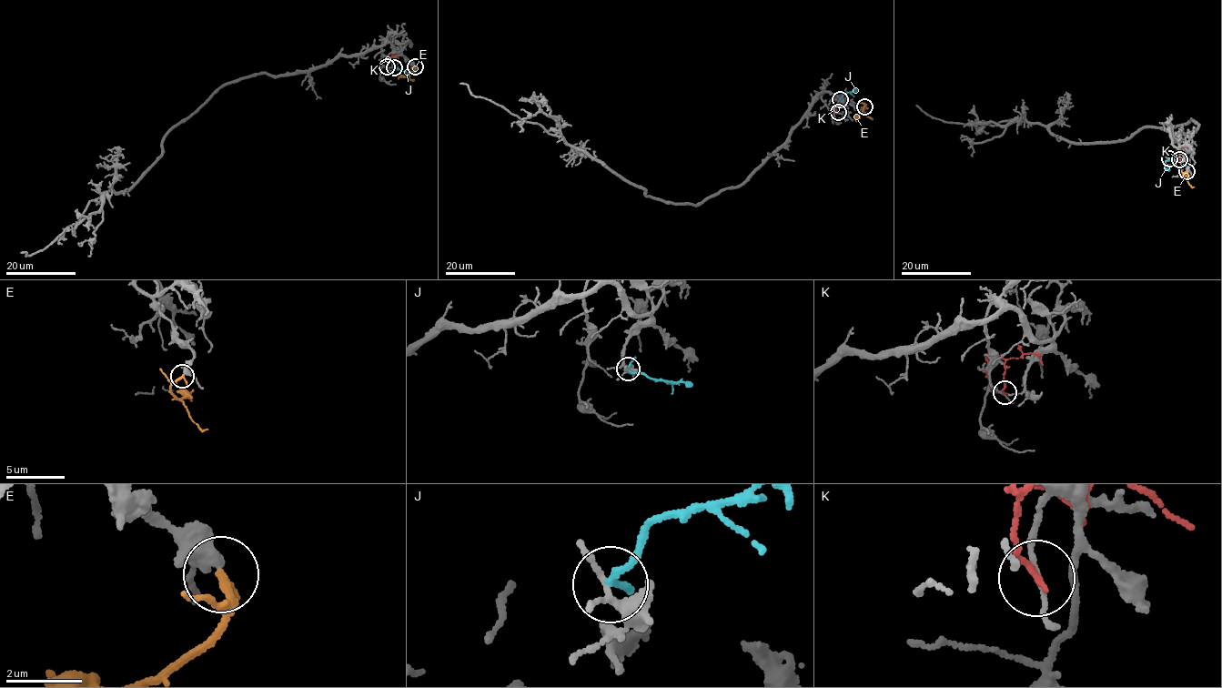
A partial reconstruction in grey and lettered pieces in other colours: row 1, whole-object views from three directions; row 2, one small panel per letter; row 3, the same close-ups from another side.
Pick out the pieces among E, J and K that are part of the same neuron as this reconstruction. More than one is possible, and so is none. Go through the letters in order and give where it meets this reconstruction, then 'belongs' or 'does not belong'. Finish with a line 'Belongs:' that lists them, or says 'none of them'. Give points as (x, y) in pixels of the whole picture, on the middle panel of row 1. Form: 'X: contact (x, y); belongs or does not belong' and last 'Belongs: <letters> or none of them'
E: contact (864, 106); belongs
J: contact (840, 99); does not belong
K: contact (838, 112); does not belong
Belongs: E

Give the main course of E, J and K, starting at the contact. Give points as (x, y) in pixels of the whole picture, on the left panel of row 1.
E: (414, 66), (415, 72), (409, 76), (413, 79)
J: (395, 68), (411, 73)
K: (387, 67), (385, 56), (381, 56), (383, 58)

